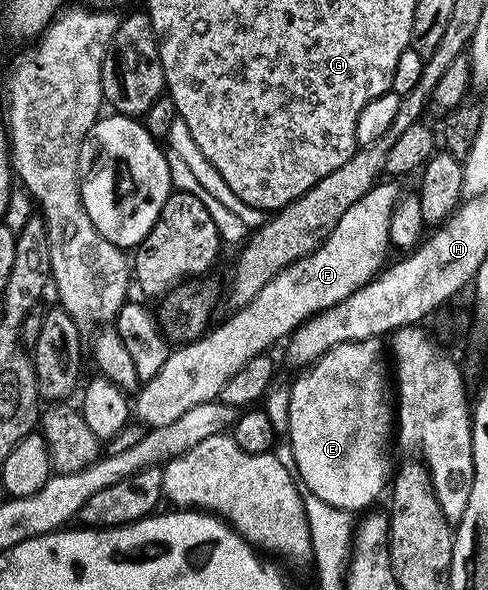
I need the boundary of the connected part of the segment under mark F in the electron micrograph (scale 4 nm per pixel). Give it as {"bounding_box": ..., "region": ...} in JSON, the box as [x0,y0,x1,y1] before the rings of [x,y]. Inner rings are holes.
{"bounding_box":[133,183,397,429],"region":[[[376,183],[369,192],[361,195],[361,199],[357,199],[357,203],[353,203],[353,207],[349,207],[349,211],[341,215],[337,227],[333,227],[331,234],[309,256],[294,261],[292,265],[282,269],[248,305],[238,308],[224,325],[215,330],[212,328],[206,335],[200,336],[197,341],[188,341],[172,348],[169,359],[165,359],[165,367],[161,367],[161,371],[157,371],[153,379],[144,381],[138,386],[133,397],[134,420],[151,429],[165,427],[173,423],[179,416],[184,415],[190,408],[216,400],[221,387],[225,387],[227,380],[237,375],[237,371],[241,371],[241,367],[245,367],[249,359],[253,359],[258,353],[267,353],[270,345],[289,338],[300,324],[313,315],[348,299],[363,285],[374,280],[384,268],[383,256],[386,255],[391,245],[389,219],[393,215],[393,207],[397,200],[397,192],[395,193],[394,187],[383,184]]]}

